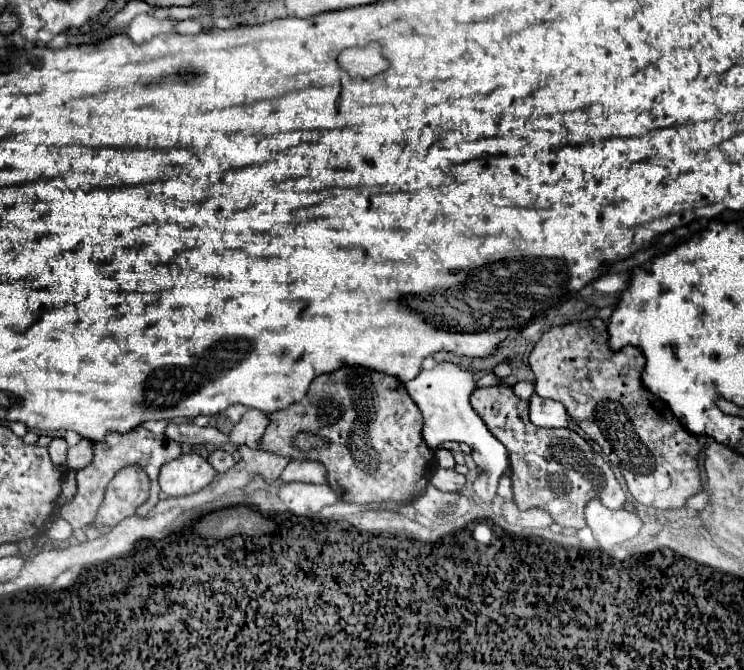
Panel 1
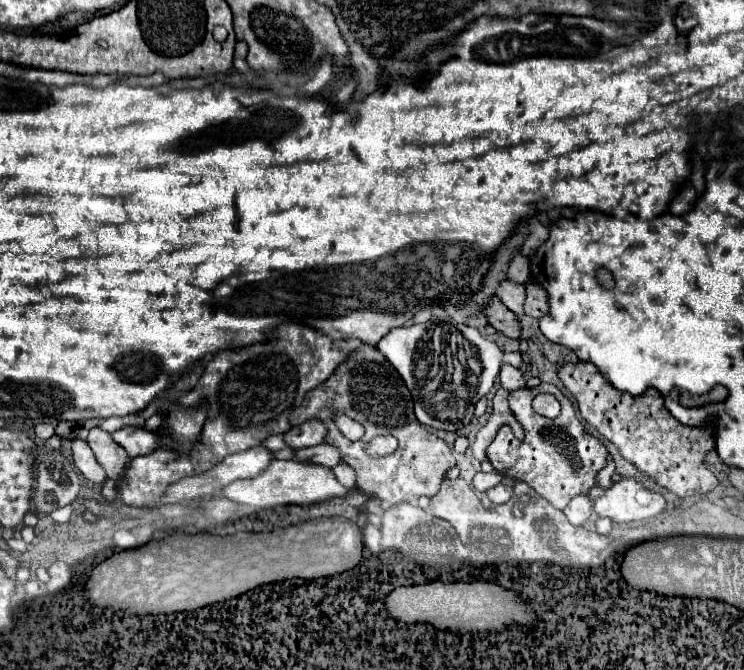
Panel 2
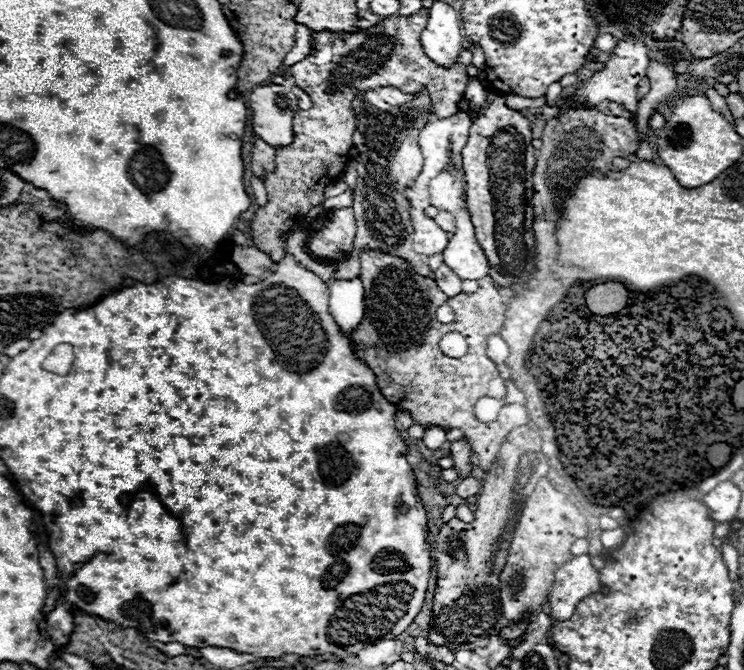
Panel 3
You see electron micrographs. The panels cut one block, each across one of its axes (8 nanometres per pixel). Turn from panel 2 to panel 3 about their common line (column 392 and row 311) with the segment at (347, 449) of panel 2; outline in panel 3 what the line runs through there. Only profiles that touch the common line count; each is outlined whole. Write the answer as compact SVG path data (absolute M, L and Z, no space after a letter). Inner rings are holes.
M364 248L360 250L360 278L364 282L364 290L366 290L368 312L366 312L366 318L362 320L362 326L358 326L354 330L350 342L352 342L354 352L374 370L378 388L382 390L386 400L392 402L394 406L410 412L414 422L420 426L442 426L444 430L460 428L464 432L464 436L470 438L472 464L480 466L482 470L484 470L484 466L490 466L494 462L502 442L506 440L506 434L518 426L528 424L528 410L524 404L504 404L498 418L492 424L482 424L474 416L474 404L478 398L482 398L482 396L492 396L498 400L506 398L504 380L498 376L496 364L486 354L486 340L492 334L500 334L500 328L504 322L504 310L506 310L506 306L502 304L500 292L494 286L494 280L490 276L486 276L480 280L478 292L474 292L474 294L460 292L458 296L452 298L452 296L446 296L438 288L436 280L416 274L414 268L404 258L394 256L394 254L384 254L380 250L364 250ZM442 304L448 304L454 310L454 314L456 314L454 322L450 322L450 324L438 322L436 310ZM448 332L460 332L466 338L468 352L462 358L450 358L438 348L438 342Z

